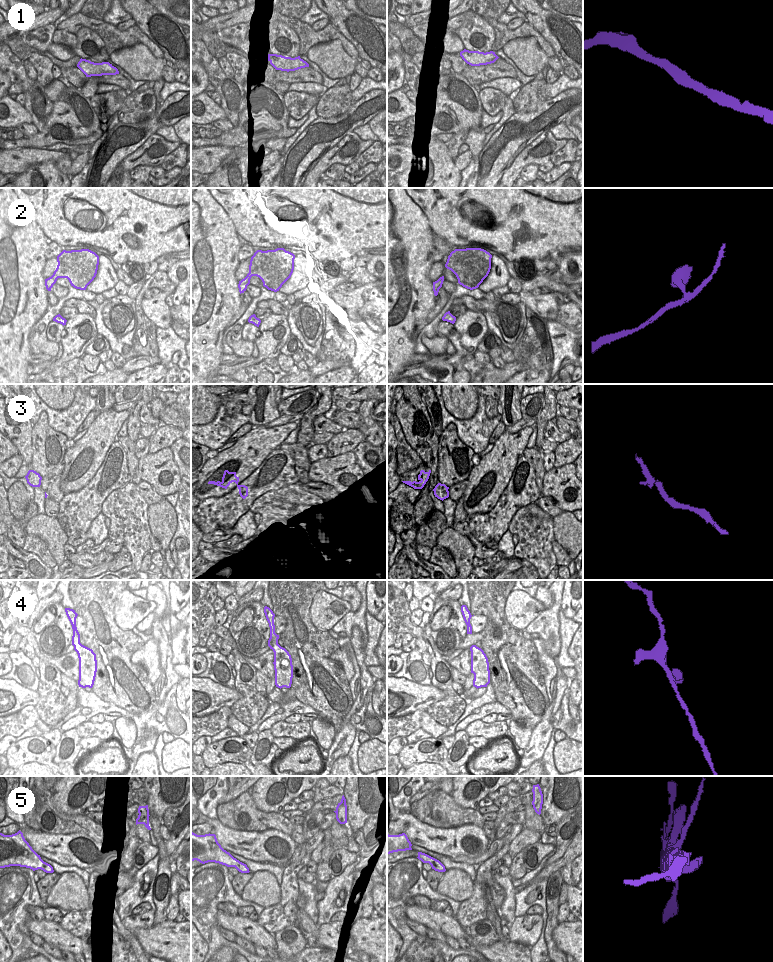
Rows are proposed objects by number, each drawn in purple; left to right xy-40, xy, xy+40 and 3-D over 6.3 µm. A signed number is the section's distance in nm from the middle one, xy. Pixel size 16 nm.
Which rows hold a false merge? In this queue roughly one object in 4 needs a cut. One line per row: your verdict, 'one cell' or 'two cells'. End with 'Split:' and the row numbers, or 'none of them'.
1: one cell
2: one cell
3: one cell
4: one cell
5: one cell
Split: none of them

